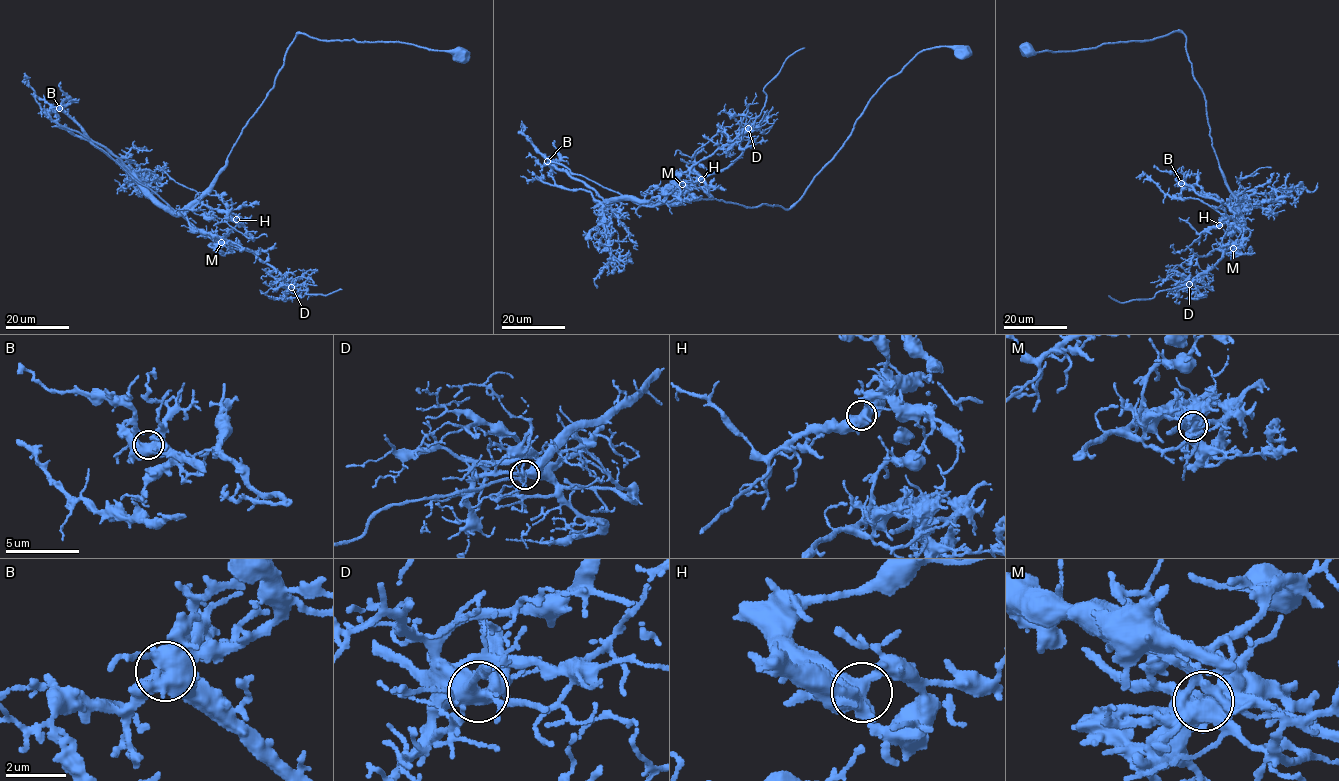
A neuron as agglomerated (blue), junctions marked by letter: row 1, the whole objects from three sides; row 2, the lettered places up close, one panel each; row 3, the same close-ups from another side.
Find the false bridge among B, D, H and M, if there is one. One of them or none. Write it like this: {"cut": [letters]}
{"cut": ["M"]}

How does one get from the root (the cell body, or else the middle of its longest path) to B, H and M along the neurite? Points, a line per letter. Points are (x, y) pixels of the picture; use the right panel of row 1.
B: (1027, 49), (1024, 56), (1181, 32), (1204, 94), (1212, 147), (1243, 231), (1234, 209), (1181, 183)
H: (1027, 49), (1024, 56), (1181, 32), (1204, 94), (1212, 147), (1239, 212), (1219, 225)
M: (1027, 49), (1024, 56), (1181, 32), (1204, 94), (1219, 169), (1242, 221), (1241, 245), (1233, 248)

